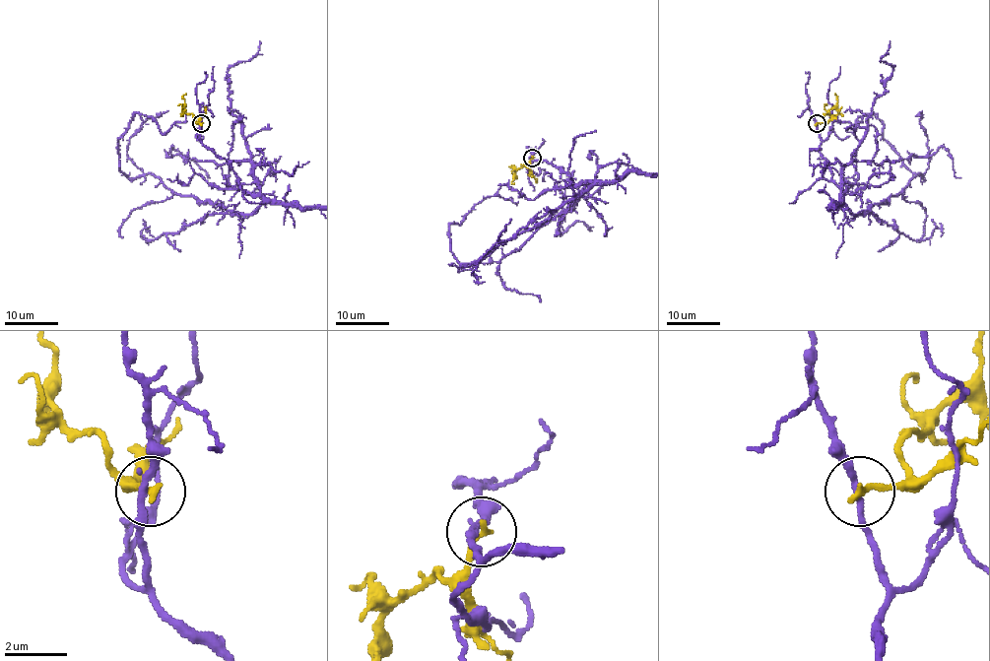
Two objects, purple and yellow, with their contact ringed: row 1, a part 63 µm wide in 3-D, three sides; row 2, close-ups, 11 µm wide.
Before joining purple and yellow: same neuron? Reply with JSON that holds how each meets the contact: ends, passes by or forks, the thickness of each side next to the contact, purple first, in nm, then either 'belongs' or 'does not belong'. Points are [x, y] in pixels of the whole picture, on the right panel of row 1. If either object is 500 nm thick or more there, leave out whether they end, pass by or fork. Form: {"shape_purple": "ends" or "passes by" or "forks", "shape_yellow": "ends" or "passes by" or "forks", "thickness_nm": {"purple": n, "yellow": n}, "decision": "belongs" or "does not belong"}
{"shape_purple": "passes by", "shape_yellow": "ends", "thickness_nm": {"purple": 220, "yellow": 240}, "decision": "does not belong"}

